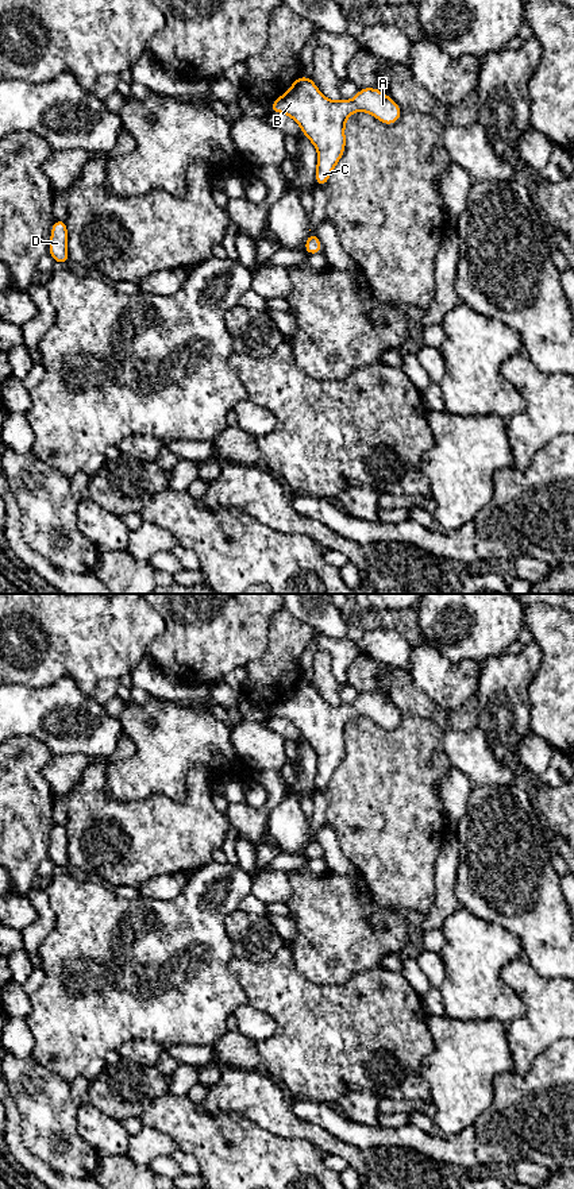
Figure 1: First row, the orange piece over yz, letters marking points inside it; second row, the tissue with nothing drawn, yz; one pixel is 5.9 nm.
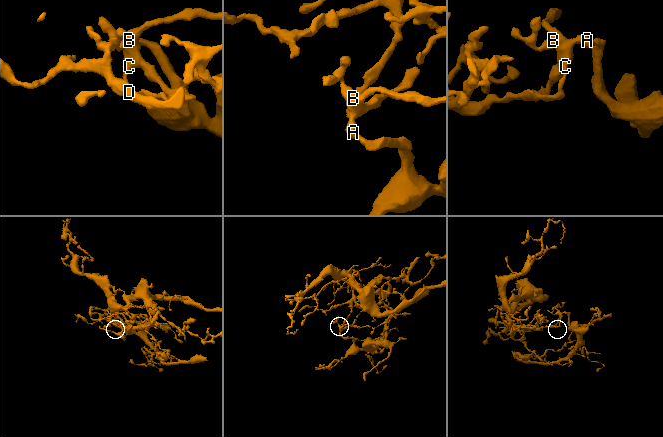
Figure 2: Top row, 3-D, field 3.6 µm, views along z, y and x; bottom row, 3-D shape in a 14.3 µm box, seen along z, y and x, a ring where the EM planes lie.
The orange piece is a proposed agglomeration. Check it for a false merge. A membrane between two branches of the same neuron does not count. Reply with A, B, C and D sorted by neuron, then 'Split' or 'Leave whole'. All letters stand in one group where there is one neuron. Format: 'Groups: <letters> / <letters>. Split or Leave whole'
Groups: A B C / D. Split

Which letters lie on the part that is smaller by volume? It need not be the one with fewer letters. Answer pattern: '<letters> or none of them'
A, B, C

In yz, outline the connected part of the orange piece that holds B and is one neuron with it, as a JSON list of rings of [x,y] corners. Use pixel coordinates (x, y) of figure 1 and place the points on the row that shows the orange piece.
[[[298,76],[290,88],[270,104],[270,112],[292,117],[317,150],[315,182],[324,188],[346,150],[344,127],[354,112],[369,112],[393,126],[402,115],[398,104],[378,88],[361,88],[353,100],[331,101],[311,77]]]

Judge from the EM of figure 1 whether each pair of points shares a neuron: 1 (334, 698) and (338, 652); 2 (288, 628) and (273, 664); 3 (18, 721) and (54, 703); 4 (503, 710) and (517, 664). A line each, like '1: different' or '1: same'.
1: different
2: same
3: same
4: same

